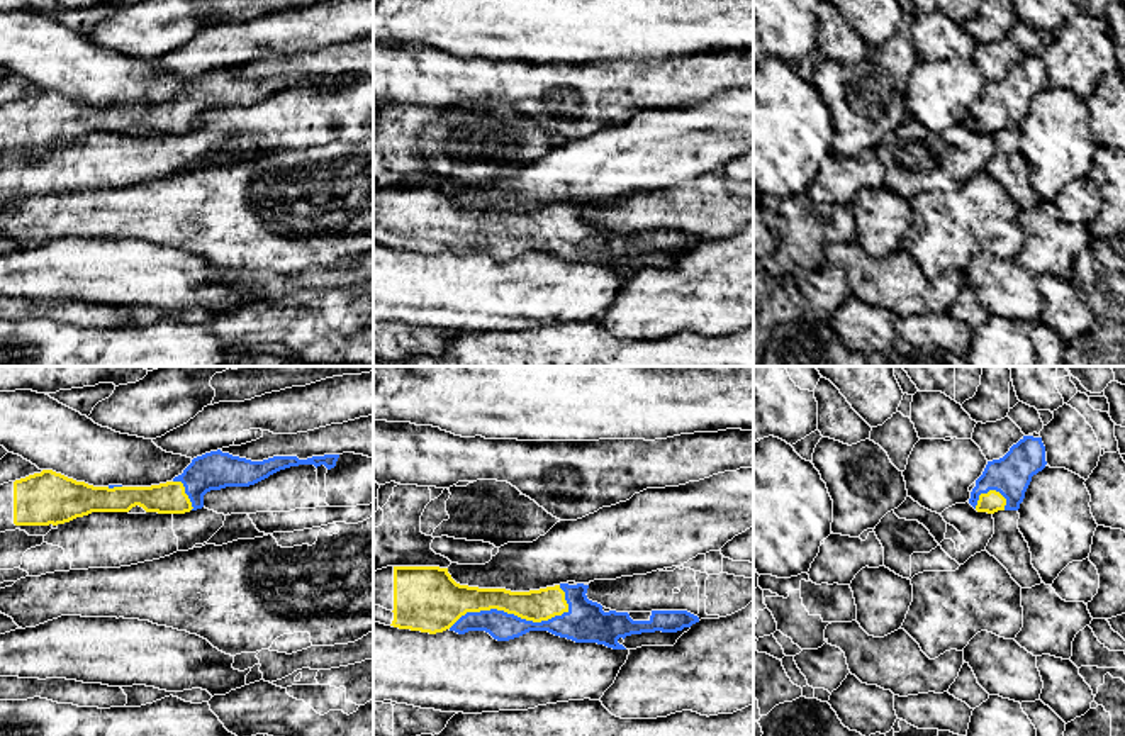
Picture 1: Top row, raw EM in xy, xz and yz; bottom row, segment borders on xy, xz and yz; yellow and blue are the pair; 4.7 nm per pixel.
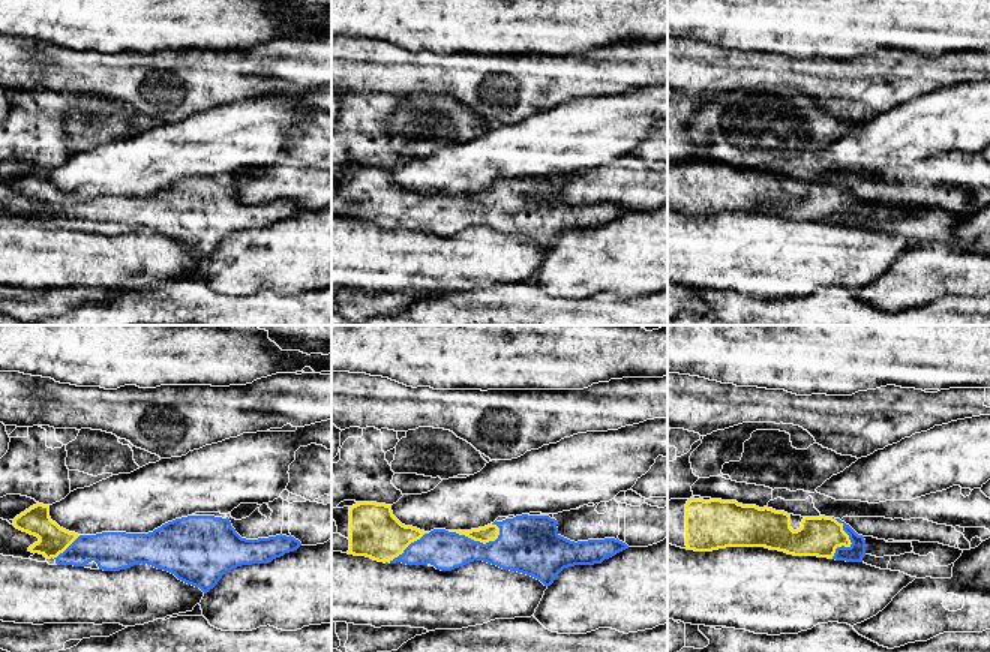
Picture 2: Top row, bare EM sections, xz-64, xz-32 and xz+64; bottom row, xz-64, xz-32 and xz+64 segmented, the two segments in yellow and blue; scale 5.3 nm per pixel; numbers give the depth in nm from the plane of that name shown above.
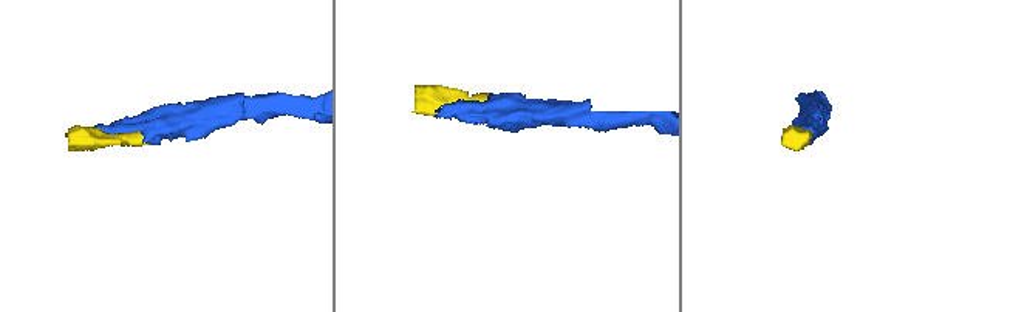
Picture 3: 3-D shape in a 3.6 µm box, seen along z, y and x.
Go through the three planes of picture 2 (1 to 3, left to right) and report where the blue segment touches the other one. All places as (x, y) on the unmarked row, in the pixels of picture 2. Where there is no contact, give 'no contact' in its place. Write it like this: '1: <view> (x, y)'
1: xz-64 (66, 212)
2: xz-32 (476, 204)
3: xz+64 (849, 206)

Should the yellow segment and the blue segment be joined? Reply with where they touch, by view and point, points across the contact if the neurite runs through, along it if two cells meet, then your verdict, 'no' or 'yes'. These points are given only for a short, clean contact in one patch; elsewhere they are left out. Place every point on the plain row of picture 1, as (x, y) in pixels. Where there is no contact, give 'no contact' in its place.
meets yellow in xz at (509, 233); yes

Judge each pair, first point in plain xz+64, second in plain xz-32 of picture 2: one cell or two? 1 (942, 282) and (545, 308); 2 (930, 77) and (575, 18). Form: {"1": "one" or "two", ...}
{"1": "two", "2": "two"}

